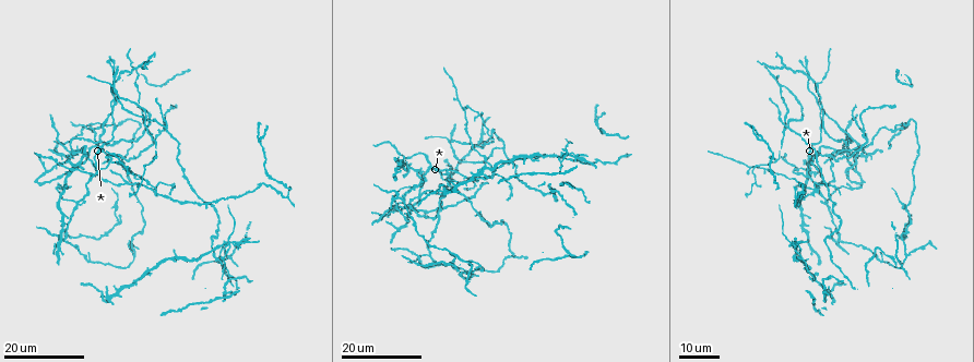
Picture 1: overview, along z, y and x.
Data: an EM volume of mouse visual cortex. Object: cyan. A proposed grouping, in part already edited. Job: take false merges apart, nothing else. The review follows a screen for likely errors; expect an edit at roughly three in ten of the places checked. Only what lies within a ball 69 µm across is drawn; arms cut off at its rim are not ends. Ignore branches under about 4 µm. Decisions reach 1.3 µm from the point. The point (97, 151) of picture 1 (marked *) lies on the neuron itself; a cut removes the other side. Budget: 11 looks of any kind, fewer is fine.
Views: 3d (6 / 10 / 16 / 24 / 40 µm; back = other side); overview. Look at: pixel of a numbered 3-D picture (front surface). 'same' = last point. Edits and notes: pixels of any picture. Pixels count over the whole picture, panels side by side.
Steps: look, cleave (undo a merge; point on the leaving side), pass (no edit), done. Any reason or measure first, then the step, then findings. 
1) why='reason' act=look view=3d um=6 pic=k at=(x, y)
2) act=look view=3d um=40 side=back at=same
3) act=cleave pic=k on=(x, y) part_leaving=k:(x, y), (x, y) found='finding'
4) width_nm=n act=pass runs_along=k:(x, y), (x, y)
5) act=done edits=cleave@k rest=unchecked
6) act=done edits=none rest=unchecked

why='small branch off a trunk' act=look view=3d um=24 pic=1 at=(422, 193)

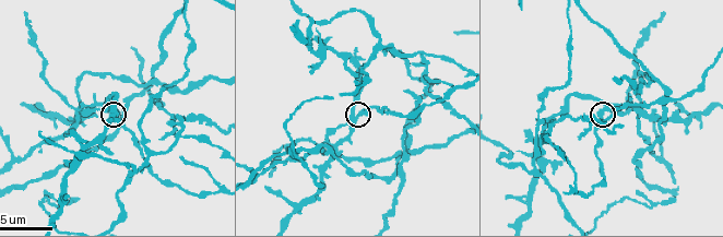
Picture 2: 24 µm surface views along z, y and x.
why='zoom in' act=look view=3d um=10 pic=2 at=(357, 120)

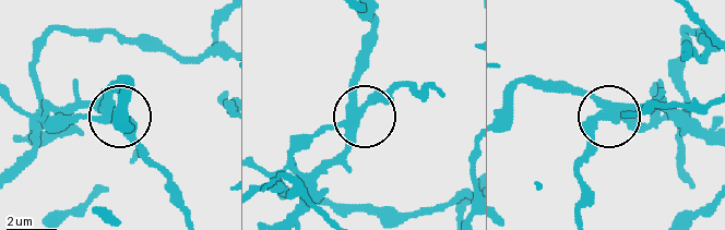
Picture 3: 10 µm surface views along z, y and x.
arms=5 act=pass found='all the same neuron'

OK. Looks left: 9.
why='branch point' act=look view=3d um=24 pic=1 at=(895, 128)

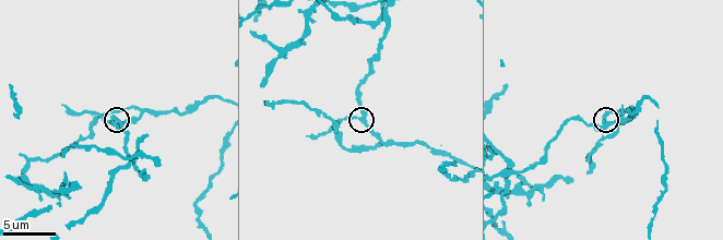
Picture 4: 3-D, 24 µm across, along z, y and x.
act=look view=3d um=10 pic=4 at=(362, 117)

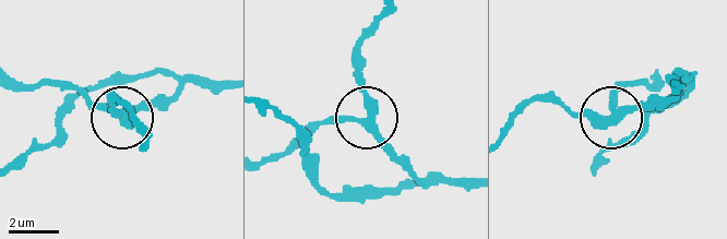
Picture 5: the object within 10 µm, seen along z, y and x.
act=pass runs_along=5:(674, 80), (667, 96), (611, 114), (617, 82) found='continuous, no second neuron'

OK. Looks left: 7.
why='looks like a crossing' act=look view=3d um=16 pic=1 at=(816, 188)

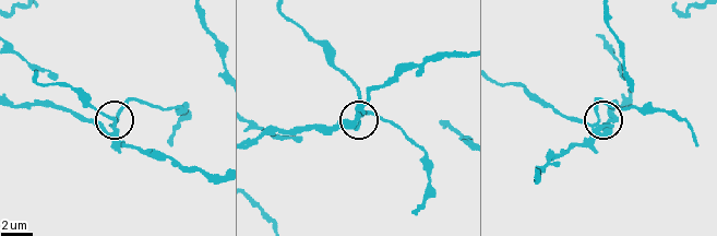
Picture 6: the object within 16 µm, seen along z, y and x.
act=look view=3d um=6 pic=6 at=(597, 121)

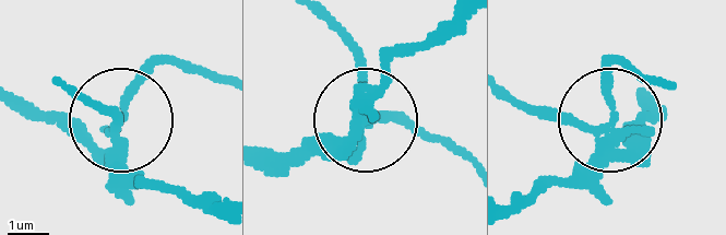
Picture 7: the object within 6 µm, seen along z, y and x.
act=cleave pic=7 on=(137, 92) part_leaving=7:(118, 143), (118, 127), (76, 95) found='a second neuron is stuck on'

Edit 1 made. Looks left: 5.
why='redraw' act=look view=overview

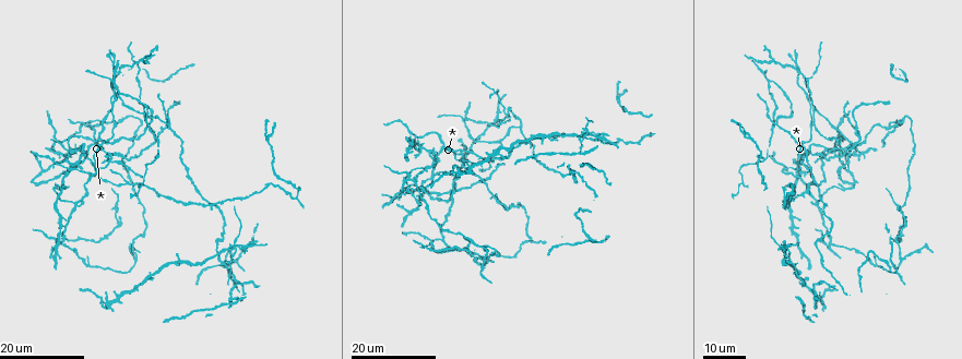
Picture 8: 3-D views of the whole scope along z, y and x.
why='looks like a crossing' act=look view=3d um=6 pic=2 at=(431, 86)

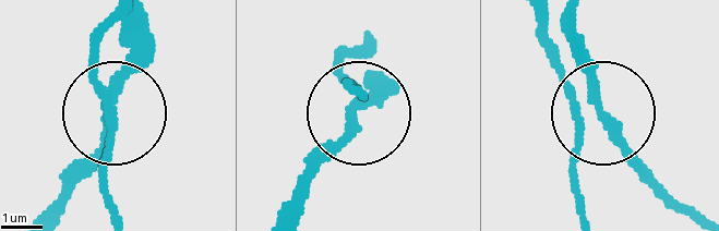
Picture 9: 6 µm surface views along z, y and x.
arms=4 act=pass found='all the same neuron'

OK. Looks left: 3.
why='four-way junction' act=look view=3d um=24 pic=8 at=(113, 80)

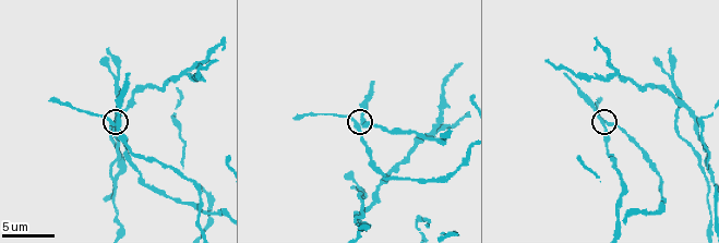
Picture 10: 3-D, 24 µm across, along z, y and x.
why='closer look' act=look view=3d um=10 pic=10 at=(117, 125)

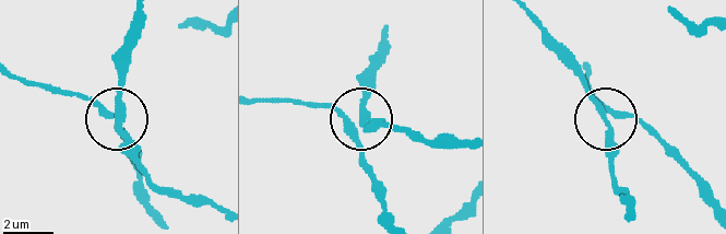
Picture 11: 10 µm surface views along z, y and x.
width_nm=210 act=pass found='one neuron here'

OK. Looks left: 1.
act=done edits=cleave@7 rest=unchecked

